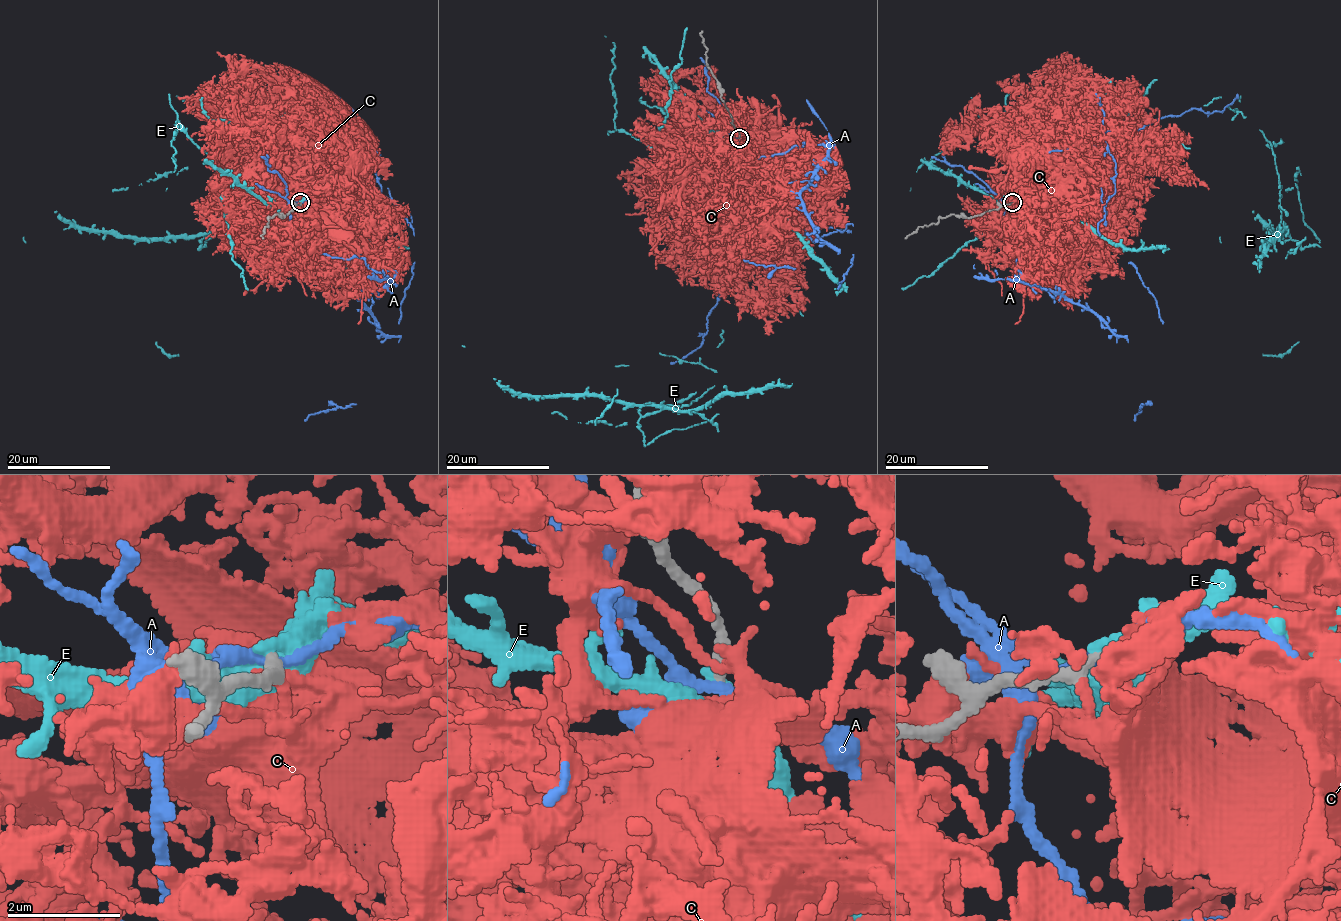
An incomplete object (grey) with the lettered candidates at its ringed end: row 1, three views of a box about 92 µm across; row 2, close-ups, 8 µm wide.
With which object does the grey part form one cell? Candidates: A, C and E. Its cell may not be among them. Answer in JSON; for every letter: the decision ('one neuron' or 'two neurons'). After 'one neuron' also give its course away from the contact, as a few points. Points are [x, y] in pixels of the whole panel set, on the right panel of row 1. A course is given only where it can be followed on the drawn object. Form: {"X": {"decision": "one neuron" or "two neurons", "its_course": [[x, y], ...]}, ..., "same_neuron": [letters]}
{"A": {"decision": "two neurons"}, "C": {"decision": "two neurons"}, "E": {"decision": "two neurons"}, "same_neuron": []}

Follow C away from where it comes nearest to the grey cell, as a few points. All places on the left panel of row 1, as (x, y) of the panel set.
C: (300, 204), (308, 204), (323, 189), (329, 189), (352, 166), (354, 155)

